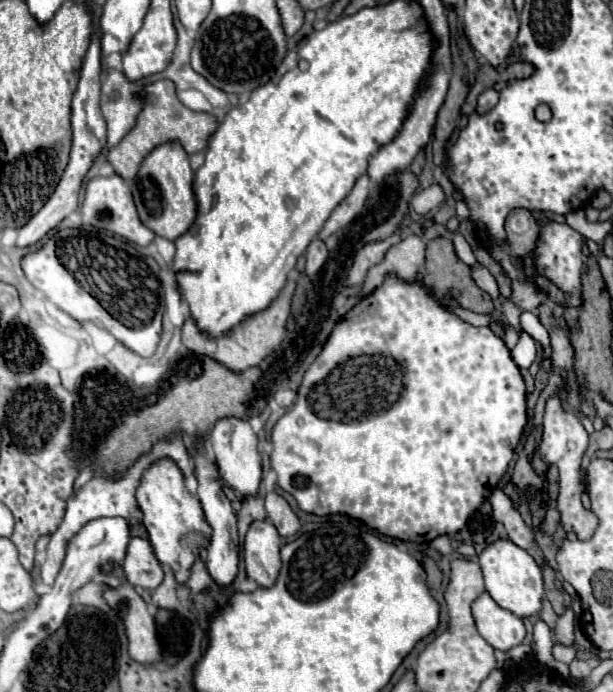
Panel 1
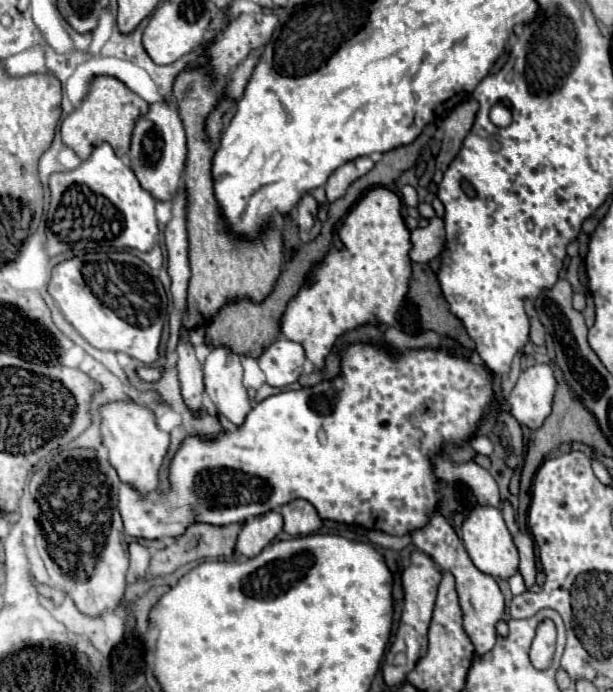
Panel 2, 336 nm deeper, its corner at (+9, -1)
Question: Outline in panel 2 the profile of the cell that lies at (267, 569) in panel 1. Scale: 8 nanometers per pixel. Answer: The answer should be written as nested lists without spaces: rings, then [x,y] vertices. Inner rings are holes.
[[[268,511],[264,515],[252,517],[244,523],[238,533],[236,549],[244,557],[256,557],[278,533],[282,531],[282,515],[278,511]]]

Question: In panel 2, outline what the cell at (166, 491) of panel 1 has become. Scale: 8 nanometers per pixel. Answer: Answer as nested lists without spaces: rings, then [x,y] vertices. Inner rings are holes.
[[[118,401],[102,407],[102,443],[108,449],[110,465],[116,469],[122,483],[130,485],[142,497],[154,493],[160,485],[160,467],[168,455],[170,435],[154,423],[152,411],[134,401]]]

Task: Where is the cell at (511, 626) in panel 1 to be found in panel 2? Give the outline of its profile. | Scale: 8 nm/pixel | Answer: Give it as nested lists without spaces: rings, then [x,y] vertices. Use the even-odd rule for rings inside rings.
[[[434,513],[430,517],[430,523],[422,529],[416,529],[412,533],[412,543],[416,545],[416,549],[420,549],[422,553],[426,553],[428,557],[432,557],[432,561],[442,569],[442,571],[450,571],[456,579],[456,591],[460,597],[460,605],[464,611],[464,629],[468,633],[468,637],[474,643],[474,649],[478,655],[488,653],[494,643],[496,643],[496,623],[502,619],[504,615],[504,597],[498,589],[498,583],[494,577],[480,573],[474,563],[470,561],[462,541],[458,539],[458,535],[454,533],[454,529],[450,527],[450,523],[440,515]]]

